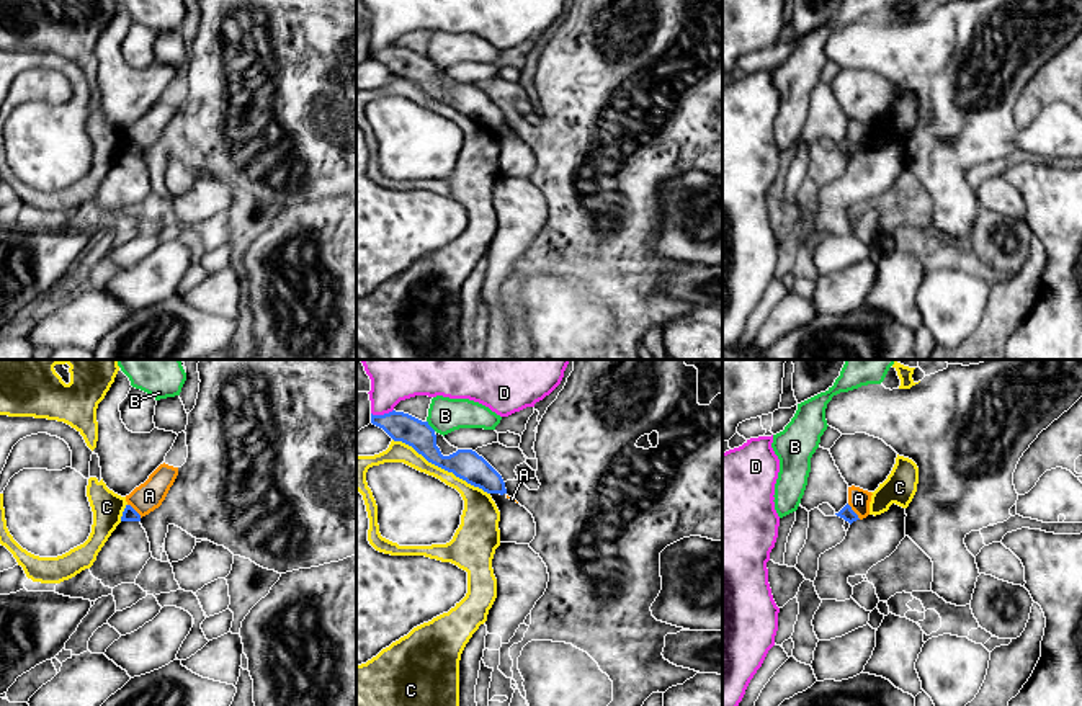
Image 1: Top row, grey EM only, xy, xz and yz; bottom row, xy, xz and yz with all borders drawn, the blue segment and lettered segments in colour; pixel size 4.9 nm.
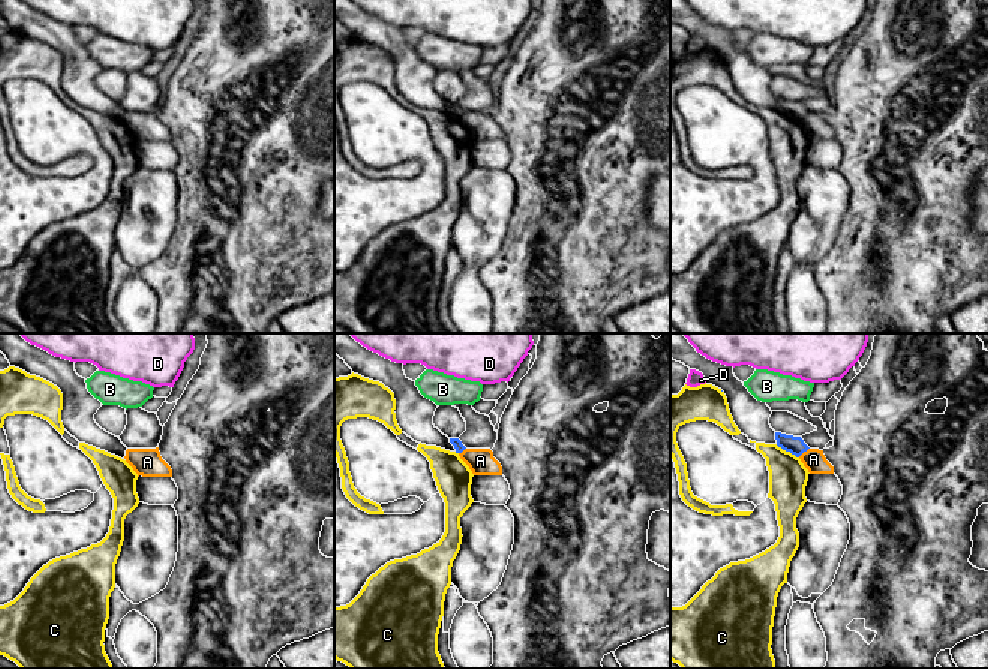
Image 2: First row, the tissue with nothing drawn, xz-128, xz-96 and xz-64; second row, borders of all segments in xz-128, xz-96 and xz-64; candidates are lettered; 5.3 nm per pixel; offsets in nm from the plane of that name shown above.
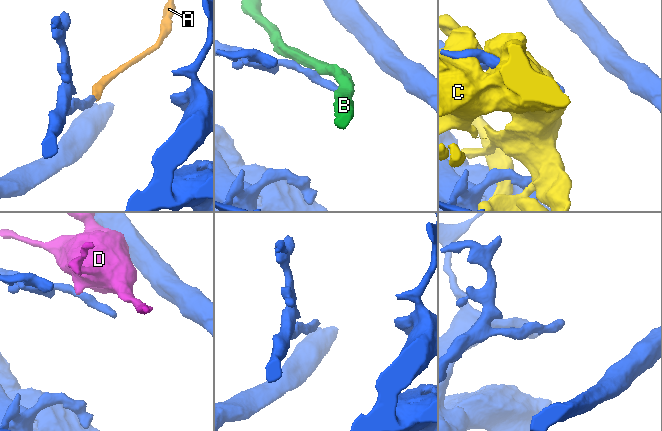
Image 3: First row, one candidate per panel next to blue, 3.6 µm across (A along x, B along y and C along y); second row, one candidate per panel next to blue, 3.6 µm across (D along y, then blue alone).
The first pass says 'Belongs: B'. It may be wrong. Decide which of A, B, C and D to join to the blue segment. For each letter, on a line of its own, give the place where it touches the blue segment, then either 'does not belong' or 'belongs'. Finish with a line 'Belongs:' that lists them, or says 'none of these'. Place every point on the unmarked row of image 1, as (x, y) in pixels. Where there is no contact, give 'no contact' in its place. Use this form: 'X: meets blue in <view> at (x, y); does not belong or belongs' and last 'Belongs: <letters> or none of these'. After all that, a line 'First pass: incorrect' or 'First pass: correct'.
A: meets blue in yz at (853, 146); does not belong
B: meets blue in xz at (429, 59); does not belong
C: meets blue in xz at (442, 102); does not belong
D: meets blue in xz at (381, 49); does not belong
Belongs: none of these
First pass: incorrect

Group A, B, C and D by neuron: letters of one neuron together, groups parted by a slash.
A / B / C / D

